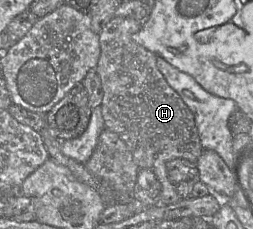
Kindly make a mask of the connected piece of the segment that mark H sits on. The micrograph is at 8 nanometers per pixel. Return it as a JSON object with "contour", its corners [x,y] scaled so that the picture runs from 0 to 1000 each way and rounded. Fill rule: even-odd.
{"contour":[[[451,70],[391,148],[395,249],[379,306],[395,332],[411,397],[399,450],[415,555],[458,581],[498,629],[526,699],[549,738],[597,742],[636,803],[632,891],[700,886],[711,865],[688,808],[664,777],[656,712],[668,699],[715,690],[775,716],[802,664],[771,515],[704,406],[684,393],[621,293],[621,240],[549,197],[526,175],[526,153],[549,140],[565,92],[522,79]]]}

